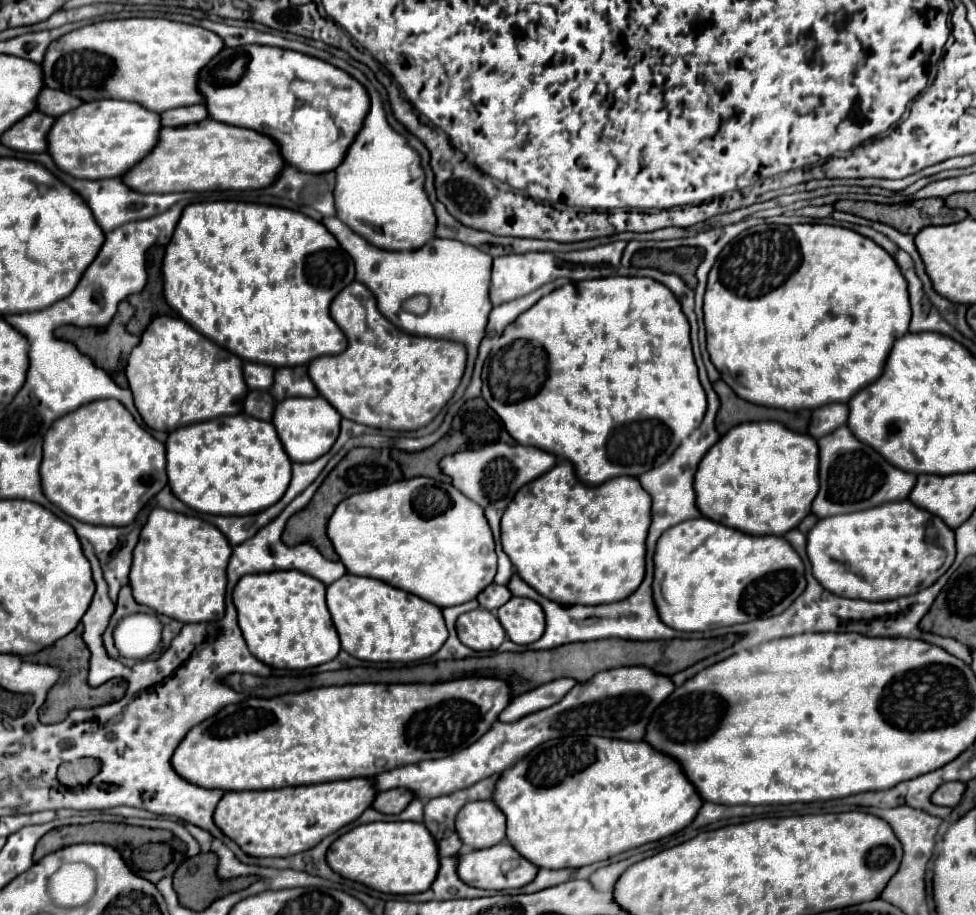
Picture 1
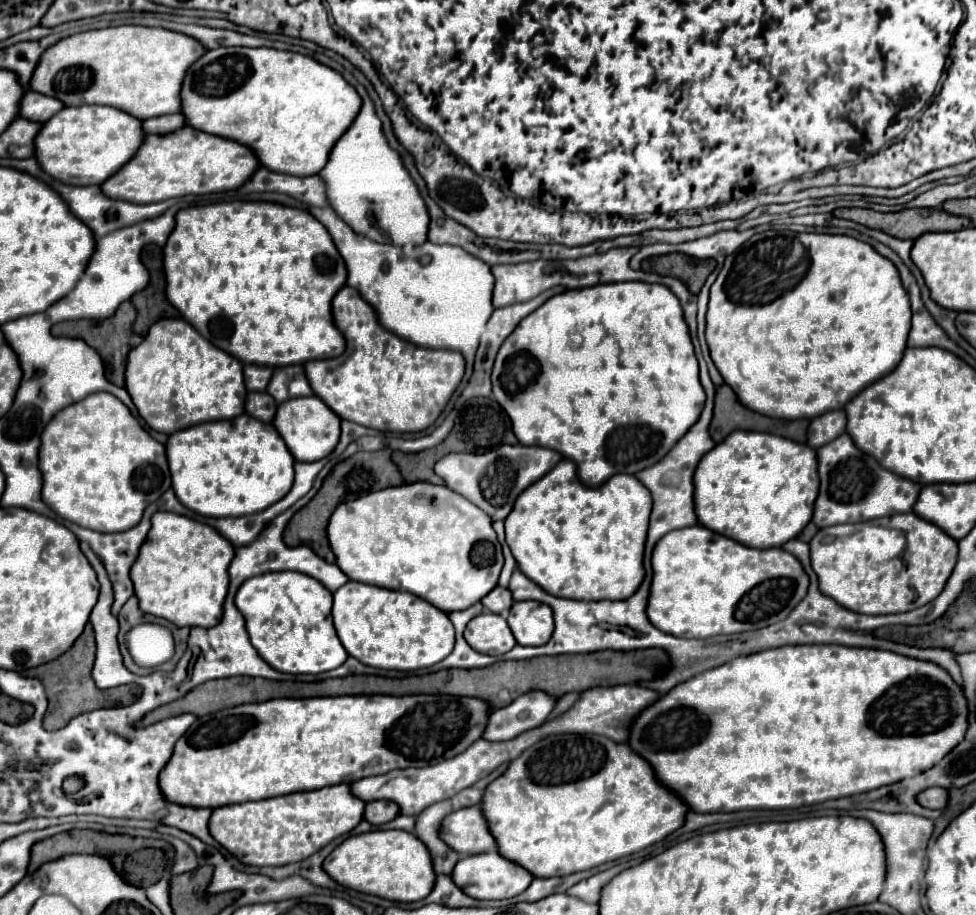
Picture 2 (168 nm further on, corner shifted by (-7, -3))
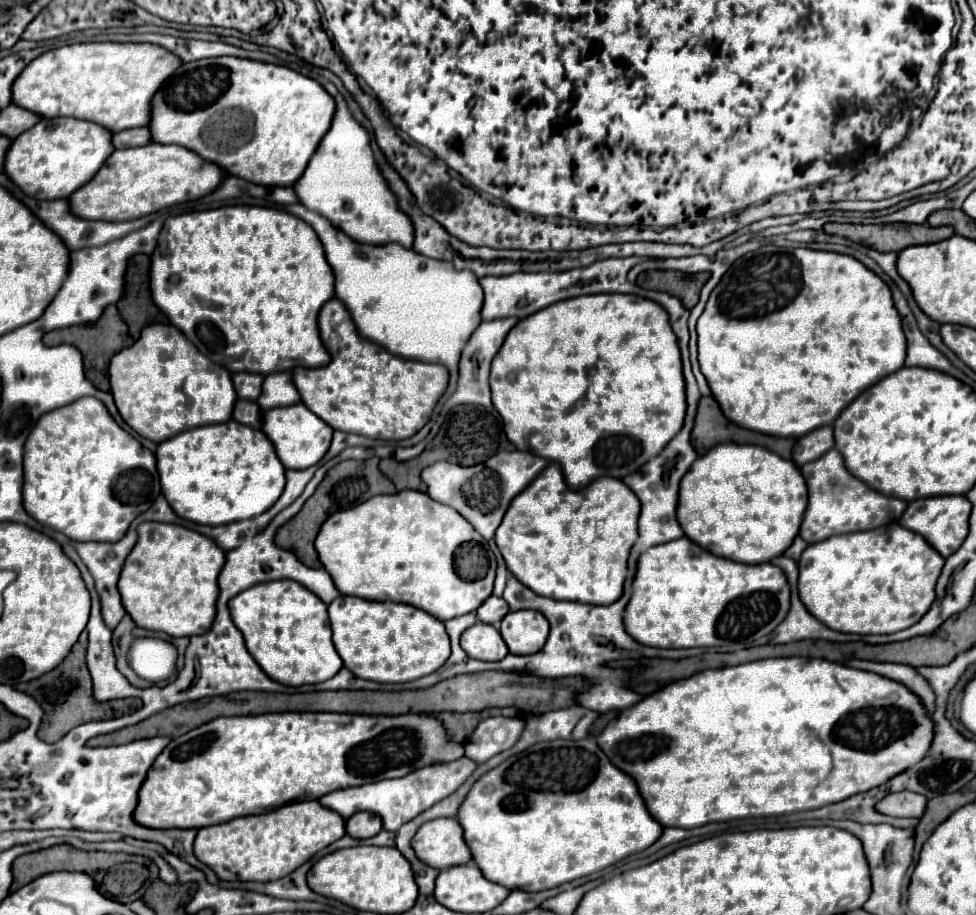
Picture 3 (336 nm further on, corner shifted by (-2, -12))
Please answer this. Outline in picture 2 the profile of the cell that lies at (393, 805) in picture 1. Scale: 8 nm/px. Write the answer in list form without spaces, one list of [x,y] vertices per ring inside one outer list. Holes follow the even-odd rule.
[[[375,800],[375,802],[365,804],[363,818],[373,826],[381,826],[385,822],[391,822],[395,816],[399,816],[397,804],[389,802],[389,800]]]

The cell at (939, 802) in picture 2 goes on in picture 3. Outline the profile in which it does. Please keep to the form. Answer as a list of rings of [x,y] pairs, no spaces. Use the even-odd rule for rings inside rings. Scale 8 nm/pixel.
[[[900,791],[900,793],[890,793],[884,797],[876,809],[880,813],[892,815],[892,817],[922,817],[928,805],[928,797],[920,797],[918,793],[910,791]]]

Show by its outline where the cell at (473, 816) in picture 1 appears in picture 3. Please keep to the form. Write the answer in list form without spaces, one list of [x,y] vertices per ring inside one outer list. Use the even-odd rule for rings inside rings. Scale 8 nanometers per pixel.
[[[434,819],[424,823],[412,839],[412,847],[424,863],[436,869],[466,865],[472,853],[464,841],[464,829],[456,819]]]

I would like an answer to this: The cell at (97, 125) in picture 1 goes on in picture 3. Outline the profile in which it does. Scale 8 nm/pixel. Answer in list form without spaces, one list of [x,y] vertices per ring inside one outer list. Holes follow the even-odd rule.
[[[74,117],[42,119],[12,141],[12,147],[8,149],[6,173],[16,185],[20,185],[24,193],[32,197],[66,199],[82,185],[86,185],[108,161],[114,151],[108,141],[112,141],[112,131],[92,121]]]

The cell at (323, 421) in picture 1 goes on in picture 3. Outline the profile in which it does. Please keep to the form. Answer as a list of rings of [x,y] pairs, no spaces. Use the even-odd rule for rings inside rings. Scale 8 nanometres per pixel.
[[[304,403],[290,405],[290,407],[276,407],[264,413],[262,431],[274,443],[278,459],[286,469],[308,469],[316,465],[328,451],[332,443],[334,429],[326,425],[320,417],[316,417]]]

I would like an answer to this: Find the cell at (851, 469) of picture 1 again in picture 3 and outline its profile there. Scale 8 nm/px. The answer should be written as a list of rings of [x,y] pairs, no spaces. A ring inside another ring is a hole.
[[[830,449],[824,457],[810,461],[800,467],[806,485],[808,485],[808,507],[804,513],[804,523],[800,527],[800,537],[806,543],[816,543],[832,535],[852,533],[852,531],[868,531],[880,525],[898,521],[906,509],[906,501],[888,497],[884,493],[876,493],[876,489],[864,485],[858,477],[852,477],[848,469],[844,469],[844,457],[836,449]]]

